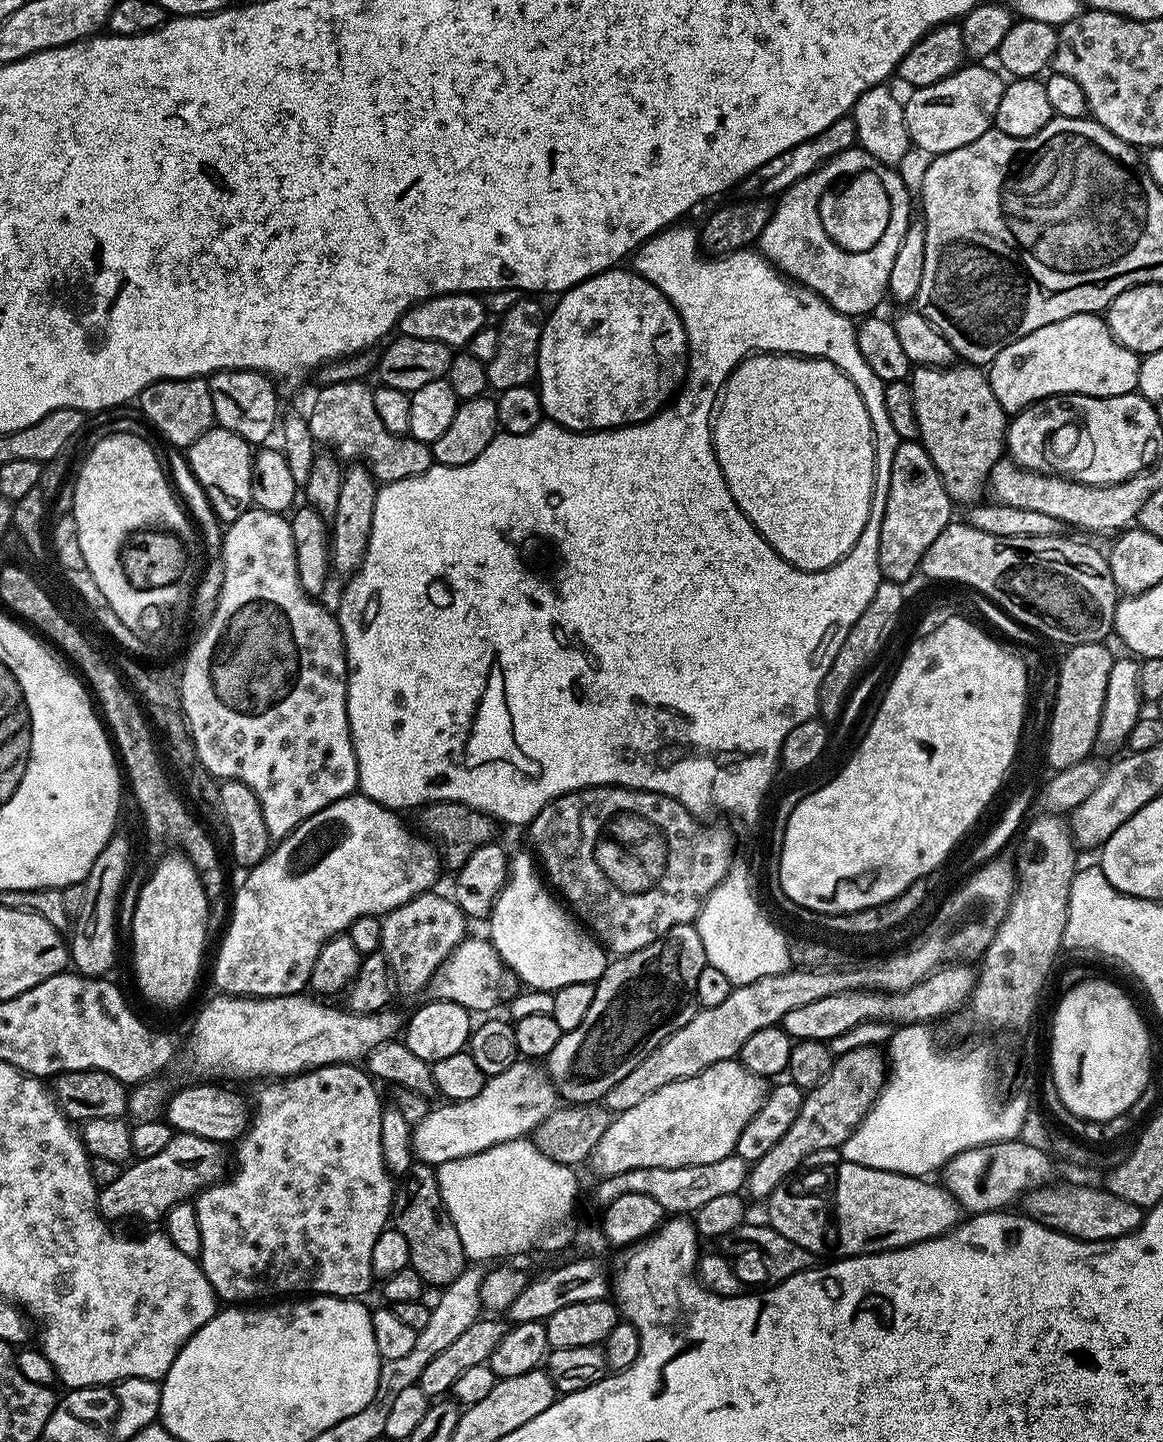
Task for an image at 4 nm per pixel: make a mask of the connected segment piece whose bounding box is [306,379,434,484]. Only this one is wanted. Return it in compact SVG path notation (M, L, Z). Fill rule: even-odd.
M363 379L347 380L325 384L319 389L321 392L317 394L312 409L306 412L310 434L317 445L324 447L325 444L328 447L325 449L331 450L341 461L363 462L377 481L384 484L414 478L431 468L434 463L431 447L407 434L395 436L386 430L386 426L382 426L382 418L378 418L378 410L374 410L373 389L364 383Z

